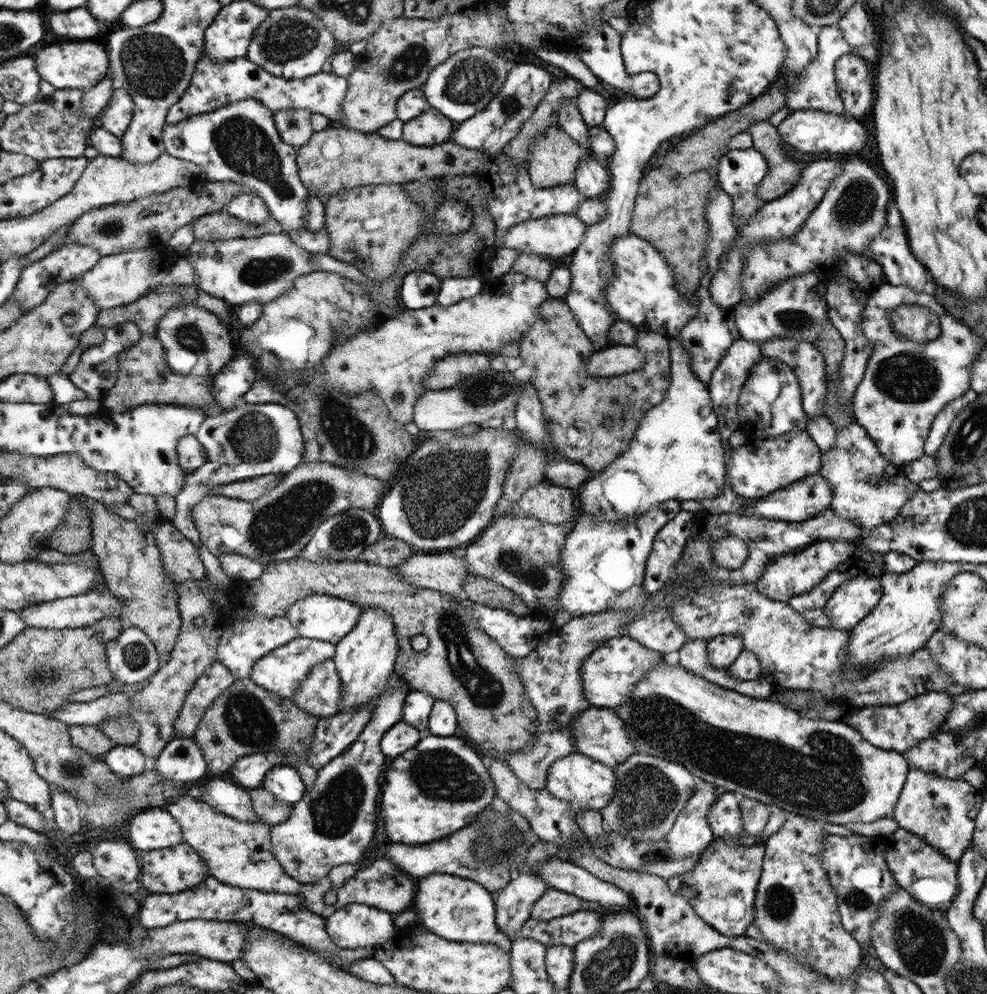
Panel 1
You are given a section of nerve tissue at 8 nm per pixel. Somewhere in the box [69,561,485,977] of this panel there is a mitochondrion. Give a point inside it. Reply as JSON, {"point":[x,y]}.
{"point":[332,808]}

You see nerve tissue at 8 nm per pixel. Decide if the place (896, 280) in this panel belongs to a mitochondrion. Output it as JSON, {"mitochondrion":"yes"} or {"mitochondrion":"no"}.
{"mitochondrion":"no"}

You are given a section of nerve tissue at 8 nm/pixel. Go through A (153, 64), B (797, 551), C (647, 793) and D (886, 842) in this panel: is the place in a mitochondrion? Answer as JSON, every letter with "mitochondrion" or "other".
{"A":"mitochondrion","B":"other","C":"mitochondrion","D":"other"}

